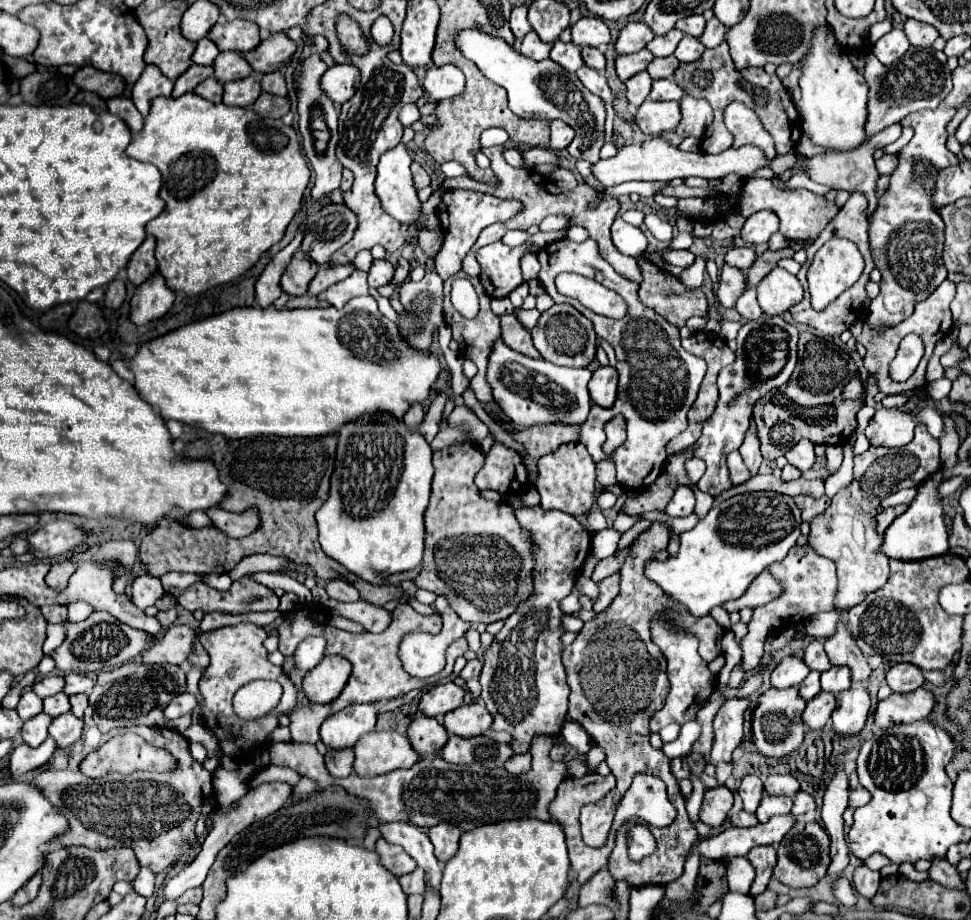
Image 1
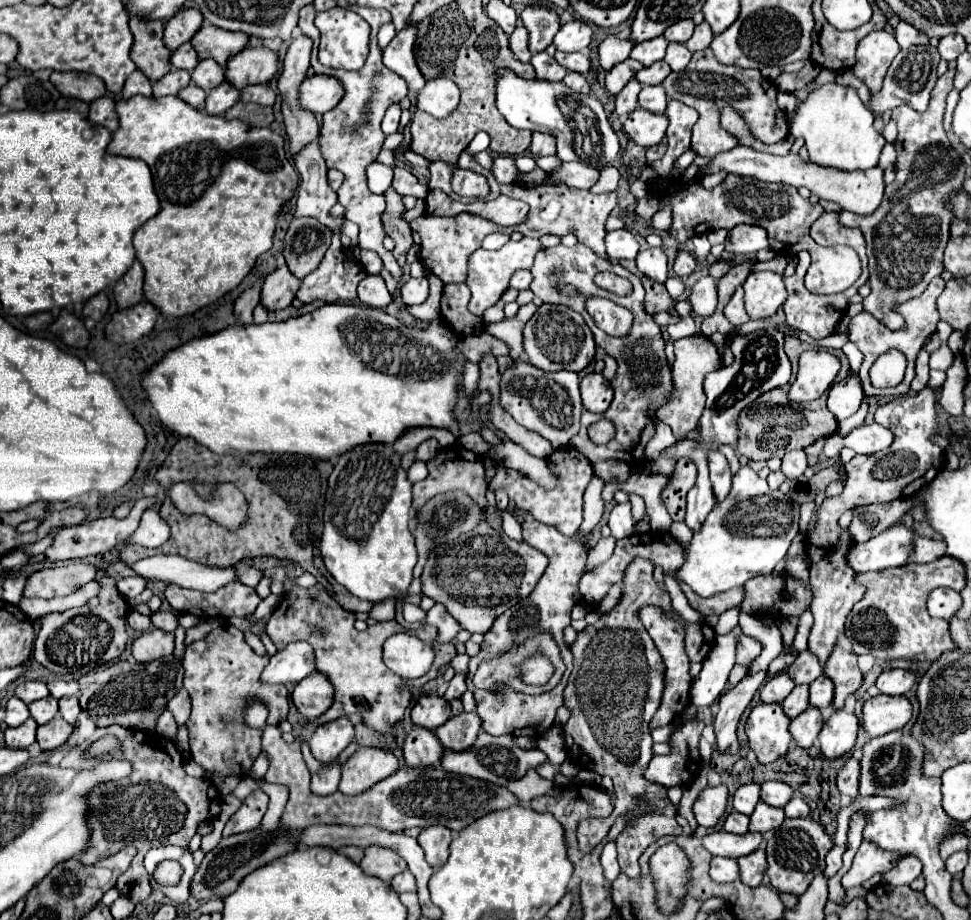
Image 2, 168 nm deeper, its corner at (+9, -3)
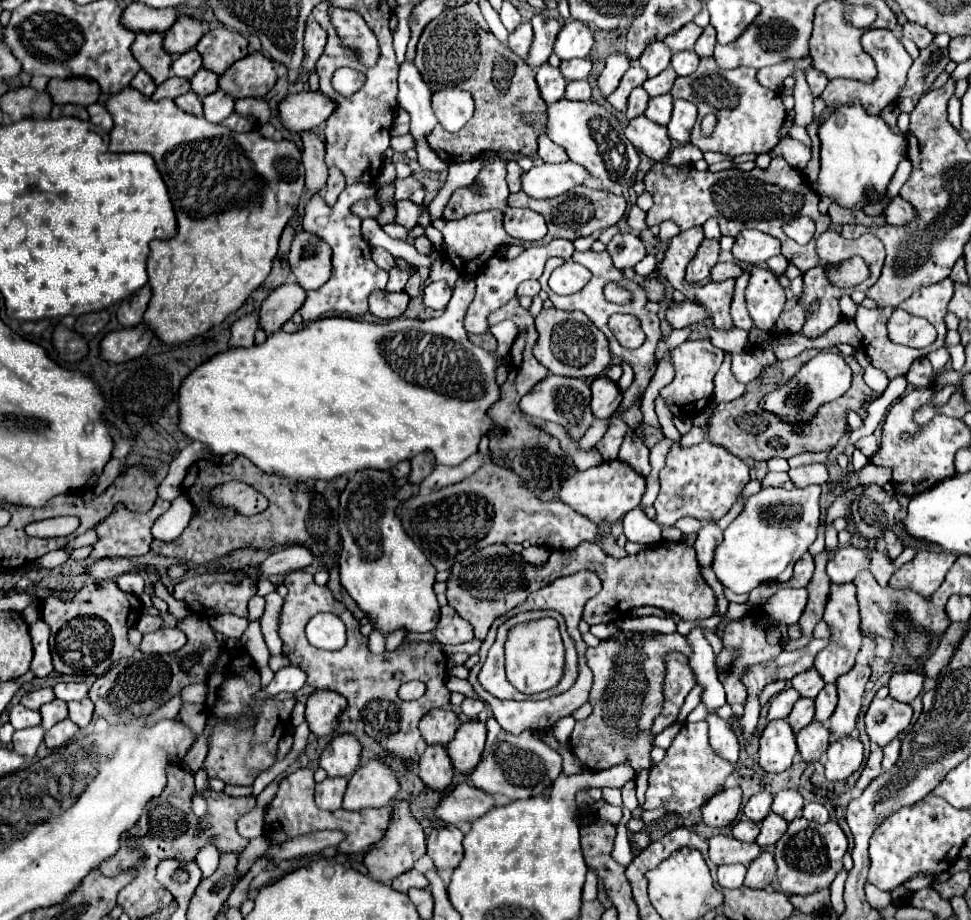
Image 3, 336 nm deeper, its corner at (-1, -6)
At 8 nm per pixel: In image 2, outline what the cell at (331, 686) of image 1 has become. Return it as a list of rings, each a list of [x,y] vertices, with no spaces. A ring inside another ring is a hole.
[[[314,671],[296,683],[294,693],[292,693],[292,701],[294,701],[296,709],[306,719],[316,719],[332,705],[334,687],[324,673]]]

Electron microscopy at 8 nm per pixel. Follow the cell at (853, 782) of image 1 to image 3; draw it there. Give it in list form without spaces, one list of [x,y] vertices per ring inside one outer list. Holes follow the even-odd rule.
[[[876,748],[876,750],[870,752],[868,762],[866,762],[866,766],[864,766],[864,770],[862,770],[862,774],[860,774],[858,782],[856,782],[856,788],[864,790],[866,784],[872,782],[882,772],[882,766],[880,764],[882,764],[882,748]]]

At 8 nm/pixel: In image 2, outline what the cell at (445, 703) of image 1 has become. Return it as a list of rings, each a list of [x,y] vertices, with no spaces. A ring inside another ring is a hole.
[[[422,695],[418,697],[416,705],[412,707],[412,721],[414,725],[426,727],[434,731],[442,723],[450,719],[450,703],[438,695]]]

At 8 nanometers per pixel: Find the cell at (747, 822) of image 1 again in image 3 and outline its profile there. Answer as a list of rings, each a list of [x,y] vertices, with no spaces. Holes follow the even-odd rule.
[[[740,818],[740,820],[734,824],[734,828],[732,828],[732,836],[734,836],[736,840],[748,842],[748,844],[752,844],[752,842],[756,840],[758,832],[760,832],[760,824],[756,824],[756,822],[748,820],[748,818]]]

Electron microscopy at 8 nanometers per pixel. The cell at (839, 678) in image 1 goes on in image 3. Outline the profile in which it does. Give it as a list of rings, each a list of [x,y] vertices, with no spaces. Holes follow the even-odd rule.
[[[826,684],[820,694],[816,696],[816,714],[814,714],[814,720],[820,720],[820,722],[826,722],[834,708],[836,708],[836,702],[838,702],[838,694],[836,694],[836,686],[834,684]]]

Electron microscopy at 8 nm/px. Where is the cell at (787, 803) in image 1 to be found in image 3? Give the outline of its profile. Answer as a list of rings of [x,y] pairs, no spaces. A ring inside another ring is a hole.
[[[770,812],[760,824],[760,834],[756,838],[756,844],[760,848],[774,846],[780,840],[780,836],[786,832],[786,826],[788,826],[788,822],[782,816],[776,816],[774,812]]]

